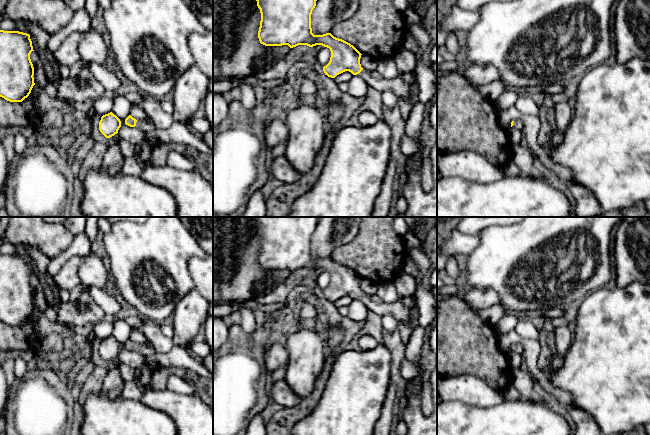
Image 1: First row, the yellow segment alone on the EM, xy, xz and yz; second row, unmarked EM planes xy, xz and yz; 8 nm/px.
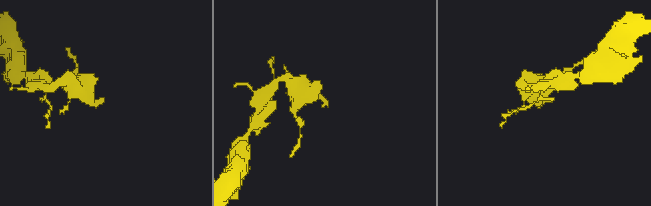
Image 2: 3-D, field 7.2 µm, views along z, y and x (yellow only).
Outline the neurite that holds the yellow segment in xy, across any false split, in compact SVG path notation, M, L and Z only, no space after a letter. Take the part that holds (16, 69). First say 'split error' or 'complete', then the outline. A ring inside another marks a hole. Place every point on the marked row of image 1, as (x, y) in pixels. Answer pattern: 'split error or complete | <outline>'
complete | M0 30L0 97L10 102L22 102L29 96L35 85L34 67L30 59L32 51L29 34Z

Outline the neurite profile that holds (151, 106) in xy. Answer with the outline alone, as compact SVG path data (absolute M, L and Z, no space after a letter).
M144 94L143 99L132 106L142 109L146 117L155 123L157 129L167 129L174 123L172 114L166 113L160 106L160 100L152 96Z

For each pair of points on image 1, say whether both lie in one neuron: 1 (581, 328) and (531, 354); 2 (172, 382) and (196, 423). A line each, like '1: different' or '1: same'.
1: different
2: different

